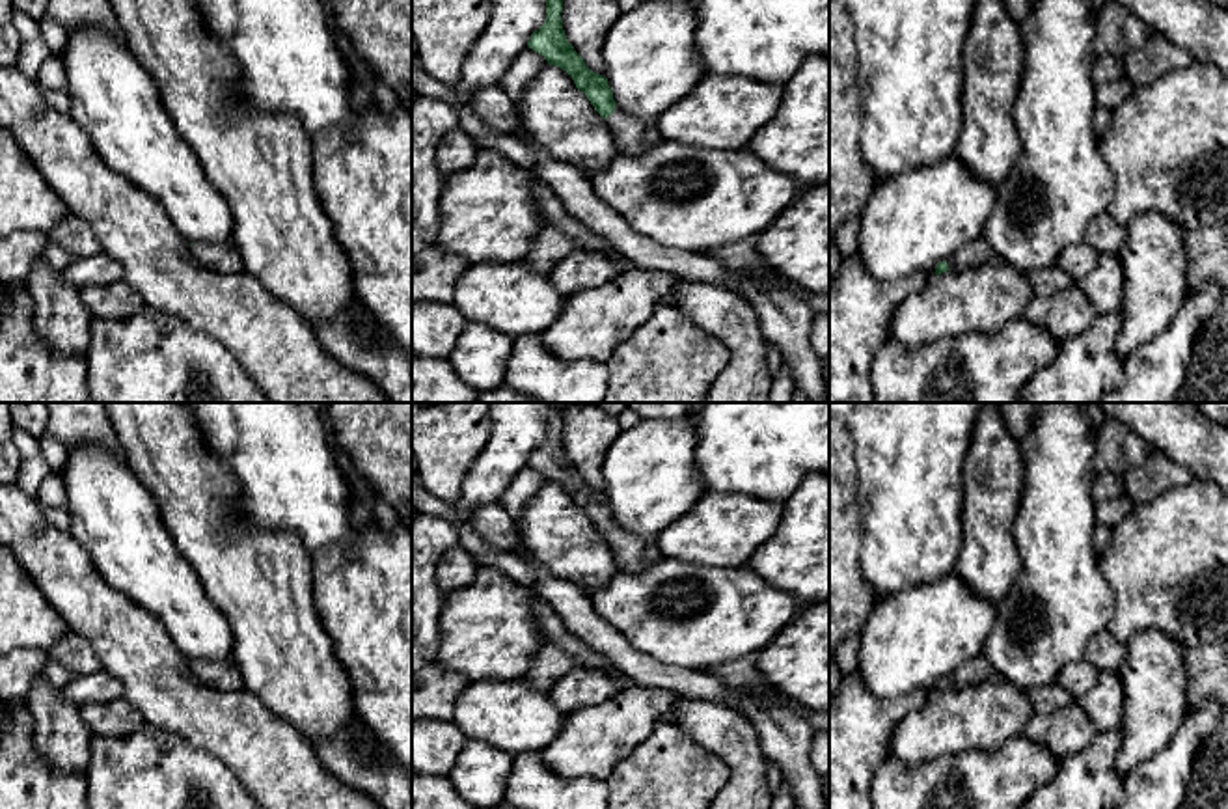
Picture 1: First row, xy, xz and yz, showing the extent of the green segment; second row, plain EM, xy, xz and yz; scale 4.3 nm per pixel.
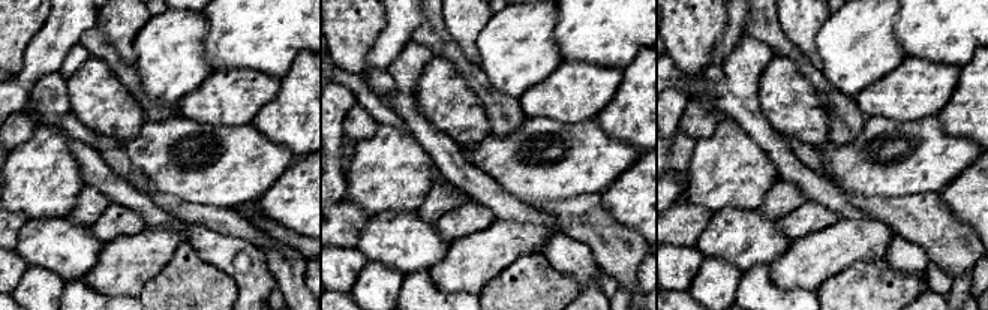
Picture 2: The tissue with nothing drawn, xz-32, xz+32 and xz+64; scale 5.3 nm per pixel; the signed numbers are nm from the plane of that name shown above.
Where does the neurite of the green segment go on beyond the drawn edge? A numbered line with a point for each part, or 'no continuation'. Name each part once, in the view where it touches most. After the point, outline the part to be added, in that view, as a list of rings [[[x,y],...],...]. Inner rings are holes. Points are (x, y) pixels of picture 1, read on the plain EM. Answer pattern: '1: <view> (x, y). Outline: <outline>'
1: xz (632, 552). Outline: [[[619,526],[606,535],[621,569],[637,572],[663,559],[656,539],[630,533]]]

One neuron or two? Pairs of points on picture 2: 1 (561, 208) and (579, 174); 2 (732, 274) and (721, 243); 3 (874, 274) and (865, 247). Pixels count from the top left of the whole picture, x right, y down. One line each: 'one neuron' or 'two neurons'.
1: two neurons
2: two neurons
3: two neurons

